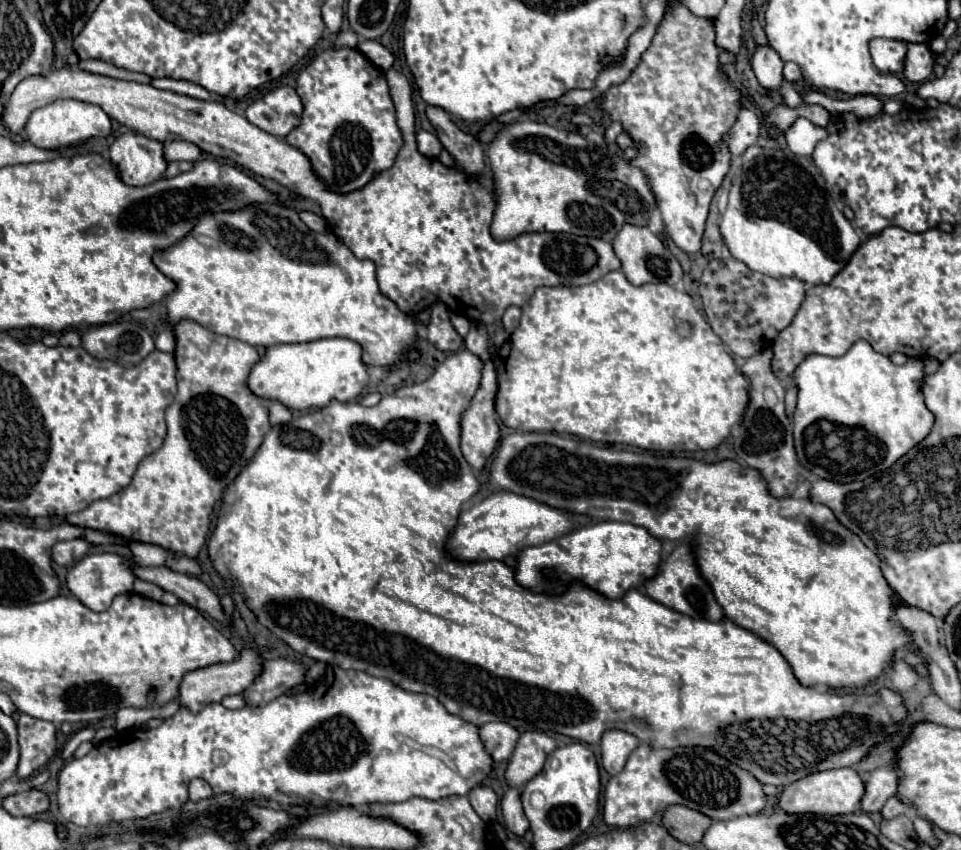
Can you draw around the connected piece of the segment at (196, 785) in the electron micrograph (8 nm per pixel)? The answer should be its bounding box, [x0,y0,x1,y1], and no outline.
[190,779,214,801]

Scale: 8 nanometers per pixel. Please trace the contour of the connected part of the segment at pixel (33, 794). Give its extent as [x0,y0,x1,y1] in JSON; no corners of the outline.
[2,789,48,817]

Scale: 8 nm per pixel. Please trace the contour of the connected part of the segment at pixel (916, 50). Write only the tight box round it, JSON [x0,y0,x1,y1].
[904,43,934,83]

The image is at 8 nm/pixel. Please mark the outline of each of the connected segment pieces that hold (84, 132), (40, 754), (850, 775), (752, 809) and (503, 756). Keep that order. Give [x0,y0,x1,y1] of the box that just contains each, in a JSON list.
[[24,99,112,149],[18,715,56,779],[780,767,864,815],[604,743,768,827],[480,723,520,761]]

